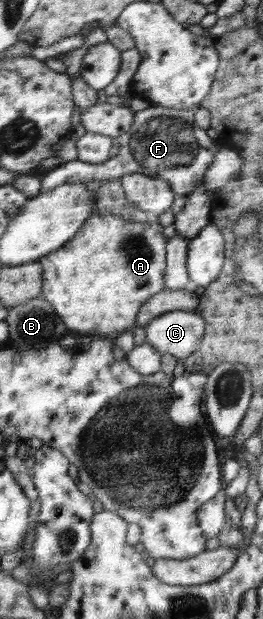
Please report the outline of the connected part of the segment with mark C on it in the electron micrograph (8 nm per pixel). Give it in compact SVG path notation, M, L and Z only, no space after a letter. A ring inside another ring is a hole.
M175 310L155 317L144 326L144 330L146 331L146 343L149 343L162 355L175 356L177 363L174 371L181 372L185 370L182 365L183 361L198 352L202 338L206 336L206 321L201 314L195 311Z

